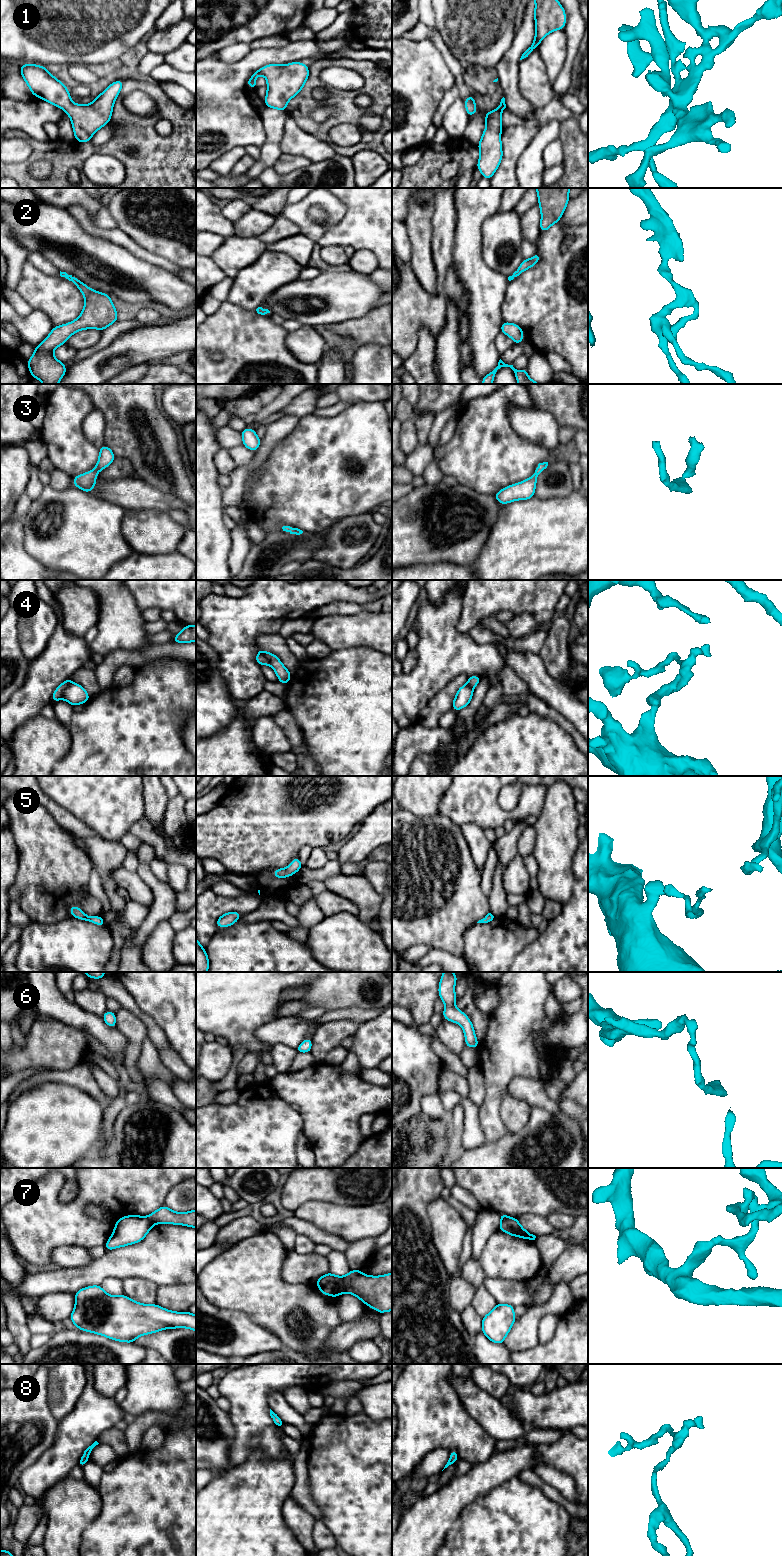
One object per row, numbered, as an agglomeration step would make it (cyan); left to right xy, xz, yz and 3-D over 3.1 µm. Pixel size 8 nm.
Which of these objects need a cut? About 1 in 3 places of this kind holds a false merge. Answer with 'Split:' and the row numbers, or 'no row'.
Split: 4, 7

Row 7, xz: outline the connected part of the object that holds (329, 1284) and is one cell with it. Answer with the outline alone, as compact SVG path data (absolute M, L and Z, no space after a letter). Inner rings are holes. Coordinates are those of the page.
M329 1272L315 1281L315 1284L320 1289L322 1294L330 1295L332 1298L346 1293L345 1284L342 1277Z

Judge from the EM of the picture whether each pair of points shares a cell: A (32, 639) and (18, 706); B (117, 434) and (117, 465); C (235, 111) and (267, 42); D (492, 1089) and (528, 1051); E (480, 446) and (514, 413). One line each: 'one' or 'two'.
A: two
B: two
C: two
D: one
E: two

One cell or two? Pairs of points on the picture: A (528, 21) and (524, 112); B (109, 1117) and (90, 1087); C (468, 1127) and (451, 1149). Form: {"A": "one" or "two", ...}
{"A": "one", "B": "two", "C": "two"}

